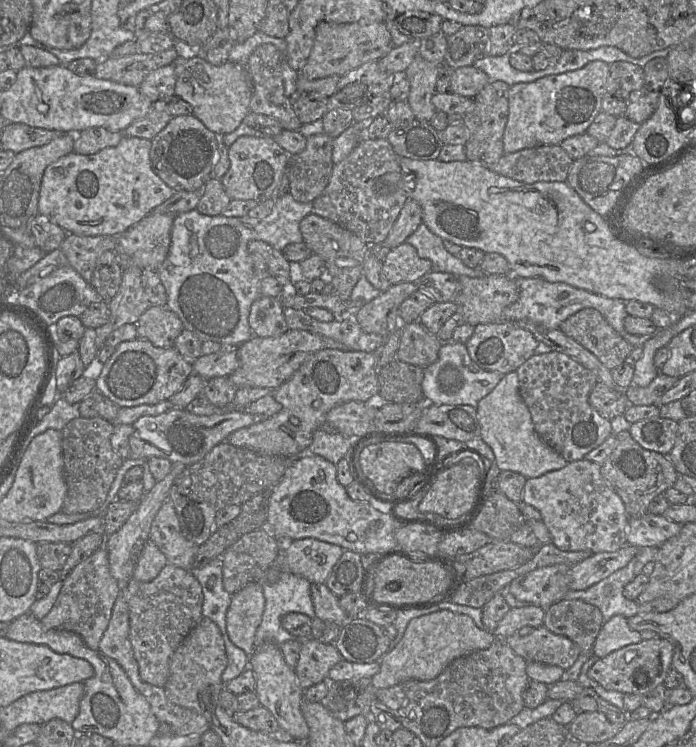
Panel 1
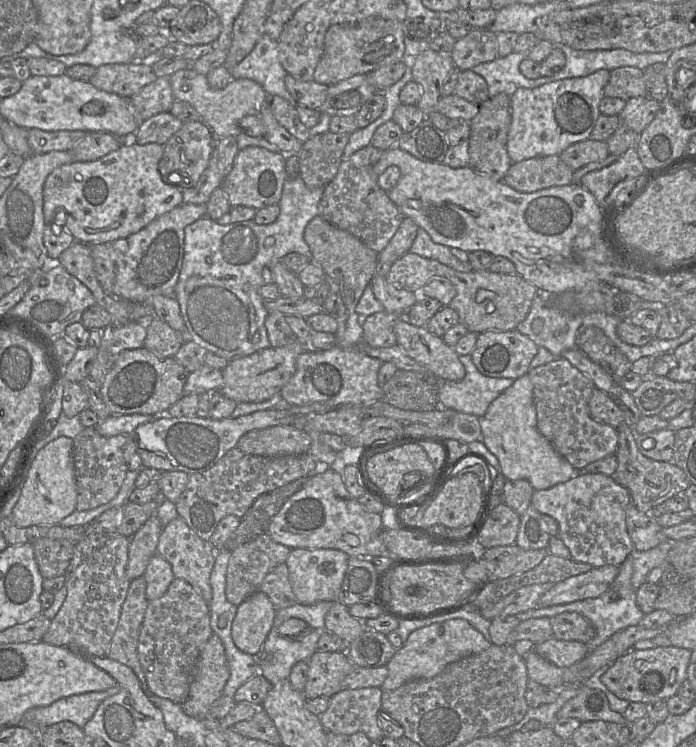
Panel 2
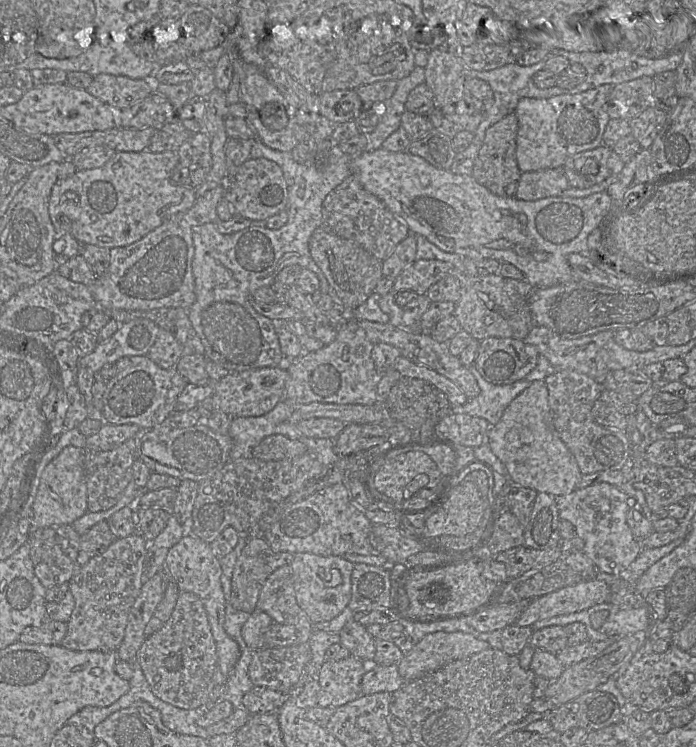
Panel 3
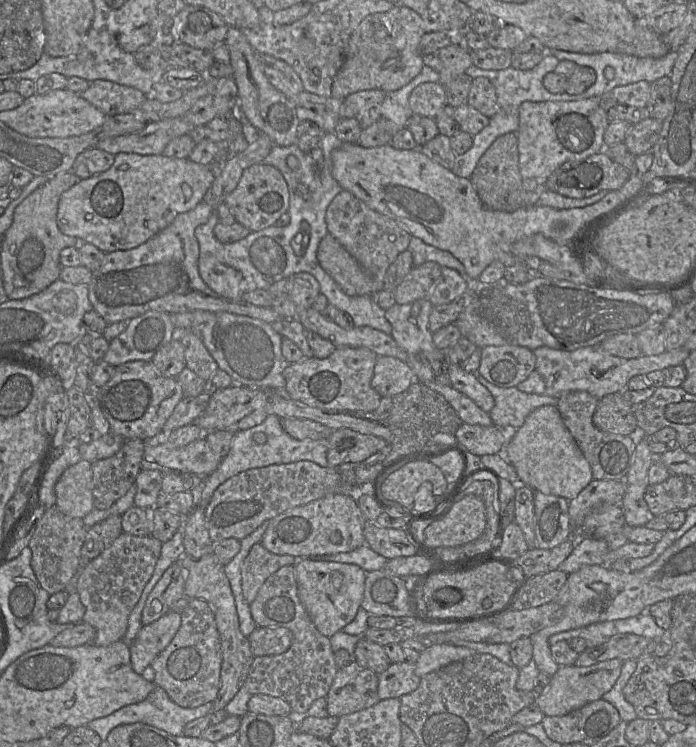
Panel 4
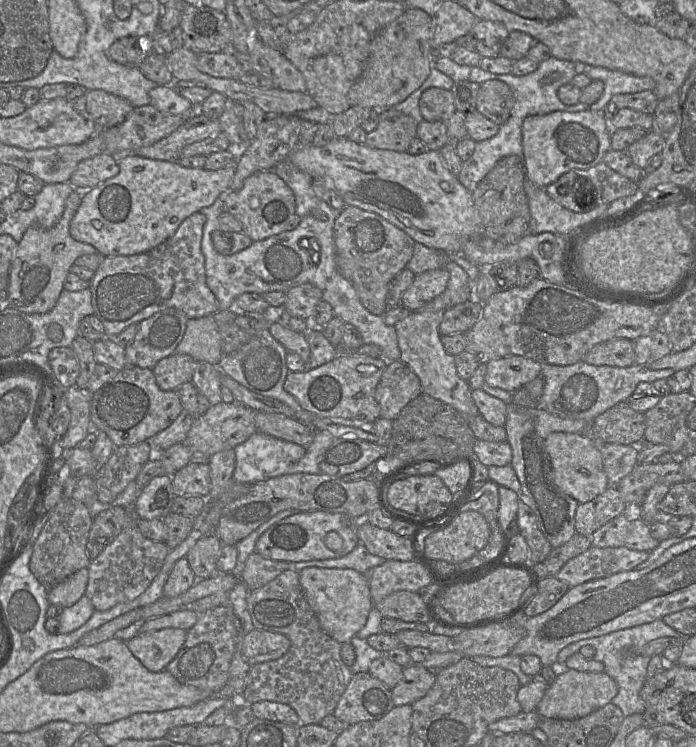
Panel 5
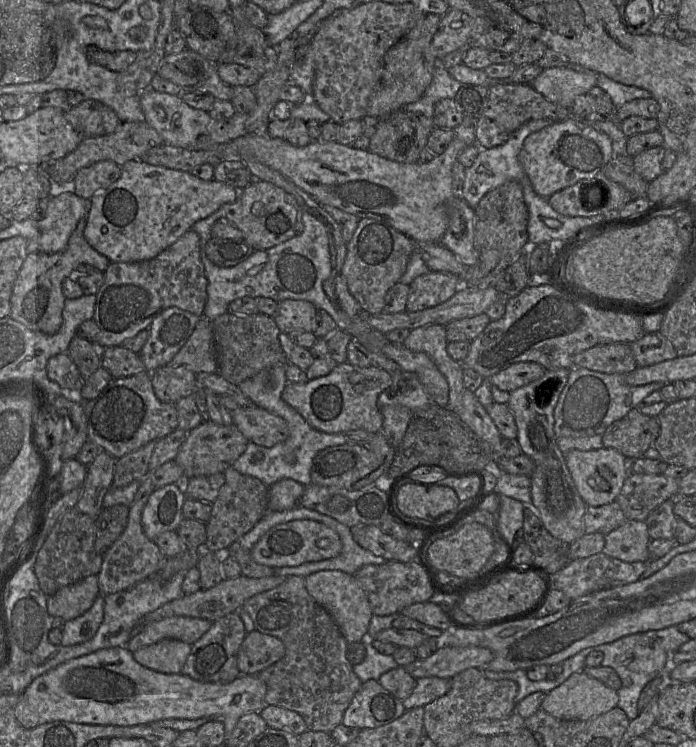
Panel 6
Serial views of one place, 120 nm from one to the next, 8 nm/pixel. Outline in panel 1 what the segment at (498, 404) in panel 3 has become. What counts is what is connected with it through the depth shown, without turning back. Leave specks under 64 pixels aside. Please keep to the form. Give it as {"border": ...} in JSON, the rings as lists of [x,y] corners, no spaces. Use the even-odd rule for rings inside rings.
{"border":[[[443,342],[437,360],[425,368],[422,388],[427,403],[465,404],[477,407],[479,401],[488,395],[505,374],[499,371],[481,369],[470,357],[466,344]]]}

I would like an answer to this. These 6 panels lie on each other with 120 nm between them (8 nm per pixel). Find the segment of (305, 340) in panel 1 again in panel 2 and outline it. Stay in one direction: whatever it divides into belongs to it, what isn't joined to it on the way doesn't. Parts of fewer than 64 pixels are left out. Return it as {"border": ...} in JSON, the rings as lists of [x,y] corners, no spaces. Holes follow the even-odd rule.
{"border":[[[299,340],[283,347],[268,347],[259,350],[249,356],[230,360],[223,372],[224,383],[220,391],[236,403],[240,402],[263,402],[278,394],[286,385],[296,371],[296,361],[298,356],[308,350]]]}

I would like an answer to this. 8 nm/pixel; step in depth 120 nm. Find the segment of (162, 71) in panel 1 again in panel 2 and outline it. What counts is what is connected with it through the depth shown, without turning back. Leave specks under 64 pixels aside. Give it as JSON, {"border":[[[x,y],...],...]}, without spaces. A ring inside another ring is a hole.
{"border":[[[158,77],[130,100],[140,121],[145,121],[159,113],[170,112],[175,98],[169,77]]]}

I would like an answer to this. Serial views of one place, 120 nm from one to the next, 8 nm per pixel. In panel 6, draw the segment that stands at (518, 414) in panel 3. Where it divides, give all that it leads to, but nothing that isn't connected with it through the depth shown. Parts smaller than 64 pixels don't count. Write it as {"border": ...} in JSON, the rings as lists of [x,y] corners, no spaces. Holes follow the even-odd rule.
{"border":[[[603,447],[597,450],[571,450],[565,454],[572,480],[588,506],[602,506],[616,500],[625,479],[630,473],[630,462],[615,449]]]}

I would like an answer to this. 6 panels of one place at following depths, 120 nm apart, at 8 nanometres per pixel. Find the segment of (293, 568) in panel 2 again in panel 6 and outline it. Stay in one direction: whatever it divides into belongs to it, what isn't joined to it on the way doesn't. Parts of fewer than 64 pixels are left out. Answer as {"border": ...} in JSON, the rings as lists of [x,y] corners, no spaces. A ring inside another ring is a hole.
{"border":[[[318,571],[304,578],[305,587],[317,604],[322,606],[337,623],[348,643],[361,642],[373,615],[366,593],[354,575],[342,571]]]}

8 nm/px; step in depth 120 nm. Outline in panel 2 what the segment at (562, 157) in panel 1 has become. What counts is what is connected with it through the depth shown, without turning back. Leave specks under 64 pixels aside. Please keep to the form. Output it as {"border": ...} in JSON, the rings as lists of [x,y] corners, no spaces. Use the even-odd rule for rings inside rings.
{"border":[[[559,155],[538,156],[512,163],[503,181],[514,190],[532,193],[573,182],[574,171]]]}

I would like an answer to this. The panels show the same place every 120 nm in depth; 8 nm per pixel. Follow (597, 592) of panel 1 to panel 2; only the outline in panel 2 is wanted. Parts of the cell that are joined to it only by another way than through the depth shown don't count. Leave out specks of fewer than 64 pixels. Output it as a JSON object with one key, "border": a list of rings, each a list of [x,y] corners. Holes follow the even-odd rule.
{"border":[[[632,552],[626,557],[623,563],[619,566],[619,571],[609,589],[601,596],[596,598],[589,598],[579,600],[568,604],[555,605],[546,608],[530,609],[525,612],[514,615],[520,621],[530,618],[552,618],[553,616],[564,612],[577,612],[587,618],[595,627],[596,635],[589,642],[590,647],[597,648],[603,644],[614,633],[628,627],[639,625],[644,616],[644,613],[636,603],[636,592],[631,584],[631,577],[633,572]]]}

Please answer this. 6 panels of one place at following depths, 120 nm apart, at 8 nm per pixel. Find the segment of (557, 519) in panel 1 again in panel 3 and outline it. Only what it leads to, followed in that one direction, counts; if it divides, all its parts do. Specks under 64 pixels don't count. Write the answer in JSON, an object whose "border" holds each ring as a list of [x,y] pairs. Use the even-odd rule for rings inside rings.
{"border":[[[600,482],[577,488],[570,494],[555,496],[555,501],[560,518],[574,526],[577,536],[584,541],[582,552],[597,569],[609,576],[624,574],[641,551],[626,521],[628,496],[617,486]]]}

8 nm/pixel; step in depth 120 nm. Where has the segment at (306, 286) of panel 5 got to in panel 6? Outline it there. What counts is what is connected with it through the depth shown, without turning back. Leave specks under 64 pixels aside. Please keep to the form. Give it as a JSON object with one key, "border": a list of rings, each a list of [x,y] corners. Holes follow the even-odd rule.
{"border":[[[285,299],[278,303],[274,320],[283,333],[292,331],[313,332],[317,308],[306,300]]]}

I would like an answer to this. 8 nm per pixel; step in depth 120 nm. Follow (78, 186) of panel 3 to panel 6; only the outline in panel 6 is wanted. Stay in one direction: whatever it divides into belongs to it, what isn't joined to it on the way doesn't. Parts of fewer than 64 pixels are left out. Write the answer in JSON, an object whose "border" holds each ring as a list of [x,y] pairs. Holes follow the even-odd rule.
{"border":[[[131,160],[121,167],[120,178],[89,200],[84,238],[110,262],[138,262],[156,257],[176,242],[193,225],[207,218],[226,203],[237,200],[239,191],[224,182],[203,180],[191,172],[150,165],[142,160]]]}

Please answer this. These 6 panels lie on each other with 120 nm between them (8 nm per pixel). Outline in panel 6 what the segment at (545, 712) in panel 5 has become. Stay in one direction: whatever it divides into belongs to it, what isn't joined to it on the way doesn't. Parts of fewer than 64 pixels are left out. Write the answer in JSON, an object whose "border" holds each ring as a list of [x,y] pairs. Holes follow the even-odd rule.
{"border":[[[583,671],[571,674],[563,683],[546,693],[540,708],[561,720],[588,720],[618,706],[617,691]]]}

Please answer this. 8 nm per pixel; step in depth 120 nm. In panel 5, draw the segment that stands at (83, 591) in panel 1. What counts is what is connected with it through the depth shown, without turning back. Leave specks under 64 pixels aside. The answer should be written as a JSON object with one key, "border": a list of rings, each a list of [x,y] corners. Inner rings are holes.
{"border":[[[134,507],[124,508],[128,509],[127,524],[88,566],[88,582],[84,595],[89,598],[95,611],[106,611],[119,603],[136,599],[159,573],[170,551],[165,543],[145,538],[136,525]]]}

